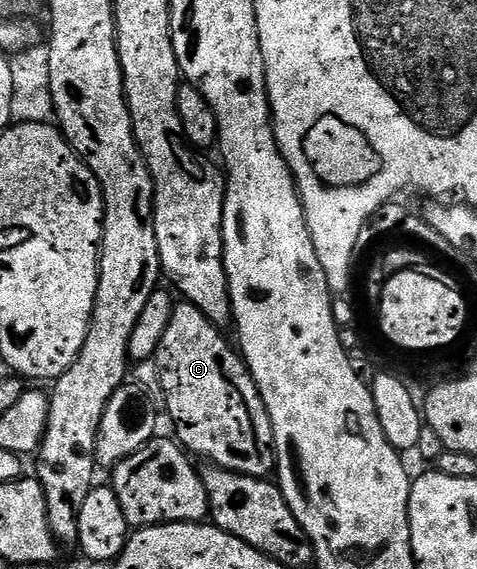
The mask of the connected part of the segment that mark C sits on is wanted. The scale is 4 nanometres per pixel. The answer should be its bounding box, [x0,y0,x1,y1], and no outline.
[153,302,277,477]

